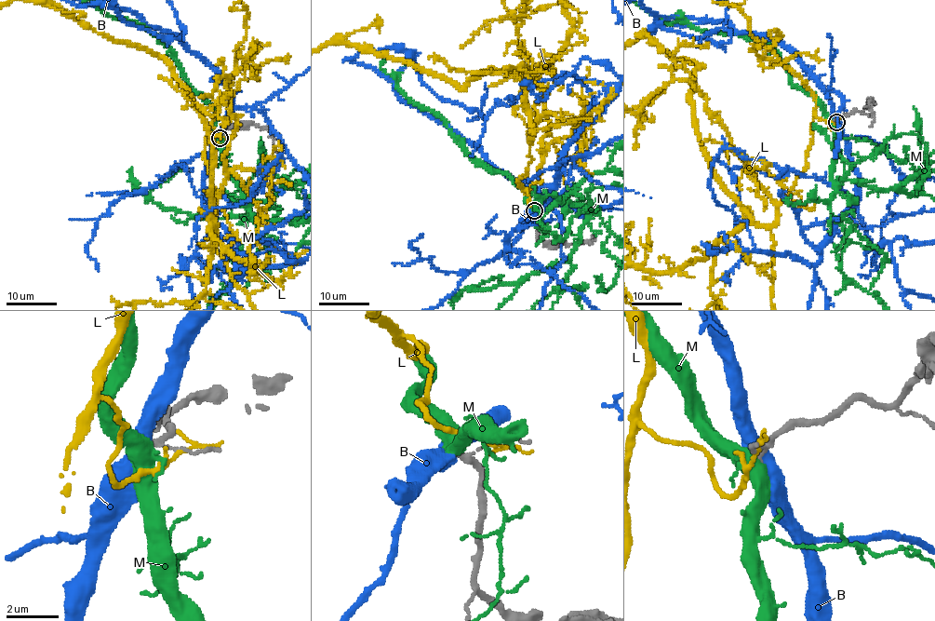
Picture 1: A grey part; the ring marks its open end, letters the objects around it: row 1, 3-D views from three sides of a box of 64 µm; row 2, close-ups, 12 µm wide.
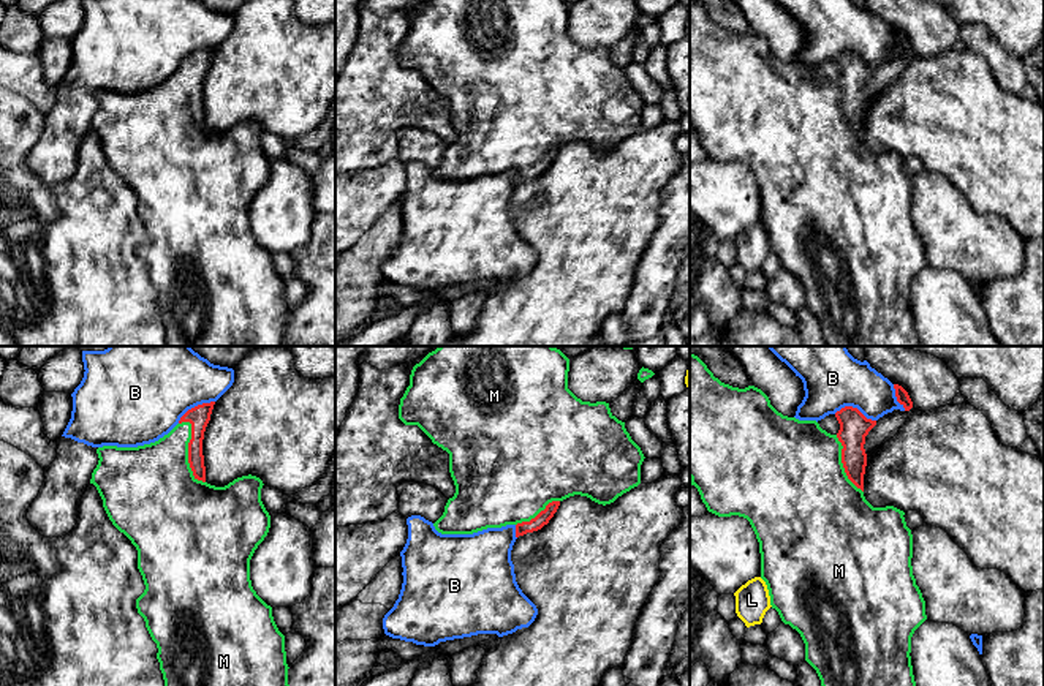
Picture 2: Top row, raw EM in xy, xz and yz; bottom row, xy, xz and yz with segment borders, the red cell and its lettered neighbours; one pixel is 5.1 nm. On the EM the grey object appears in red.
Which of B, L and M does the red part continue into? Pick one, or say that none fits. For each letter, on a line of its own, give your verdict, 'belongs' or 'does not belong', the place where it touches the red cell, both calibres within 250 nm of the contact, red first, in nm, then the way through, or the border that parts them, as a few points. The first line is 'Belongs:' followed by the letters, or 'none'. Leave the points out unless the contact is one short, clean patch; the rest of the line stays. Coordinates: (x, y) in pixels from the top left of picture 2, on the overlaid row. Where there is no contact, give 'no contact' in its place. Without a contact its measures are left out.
Belongs: M
B: does not belong; contact yz (854, 408); calibres 150 and 300 nm
L: does not belong; no contact
M: belongs; contact xy (189, 451); calibres 110 and 420 nm; way xy (198, 416), (190, 429), (189, 451), (154, 486)

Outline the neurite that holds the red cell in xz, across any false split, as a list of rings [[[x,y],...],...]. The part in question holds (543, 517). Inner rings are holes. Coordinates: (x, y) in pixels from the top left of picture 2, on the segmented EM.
[[[438,346],[416,364],[399,419],[418,425],[449,454],[456,493],[433,523],[441,534],[473,534],[516,526],[516,537],[541,530],[569,496],[611,504],[641,484],[644,454],[606,401],[582,401],[568,389],[569,359],[554,346]]]

